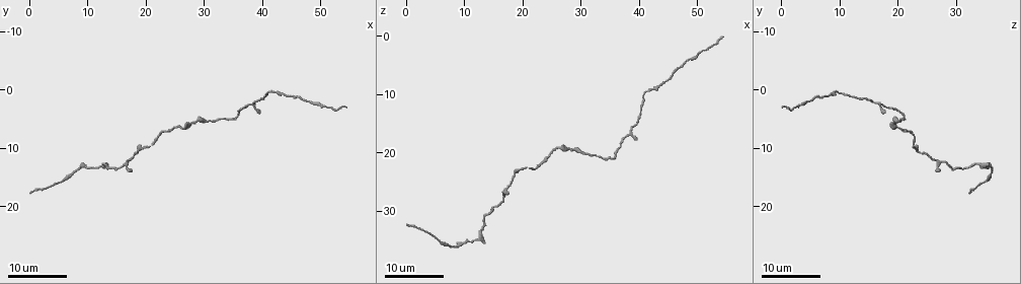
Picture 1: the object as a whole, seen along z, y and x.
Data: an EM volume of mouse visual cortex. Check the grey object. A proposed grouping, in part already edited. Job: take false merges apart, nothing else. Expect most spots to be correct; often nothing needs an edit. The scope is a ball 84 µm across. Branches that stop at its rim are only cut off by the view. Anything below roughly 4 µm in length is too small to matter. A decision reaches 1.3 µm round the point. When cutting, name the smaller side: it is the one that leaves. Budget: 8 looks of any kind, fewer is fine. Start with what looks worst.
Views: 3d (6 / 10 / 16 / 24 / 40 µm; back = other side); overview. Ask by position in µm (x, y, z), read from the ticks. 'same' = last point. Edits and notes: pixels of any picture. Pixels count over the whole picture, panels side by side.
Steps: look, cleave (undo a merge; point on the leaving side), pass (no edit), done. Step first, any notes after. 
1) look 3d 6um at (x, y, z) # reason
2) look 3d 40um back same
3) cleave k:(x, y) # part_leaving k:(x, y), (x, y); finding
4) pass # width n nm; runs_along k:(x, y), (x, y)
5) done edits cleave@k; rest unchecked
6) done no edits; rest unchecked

look 3d 16um at (12.0, 13.0, 34.5) # three arms meet

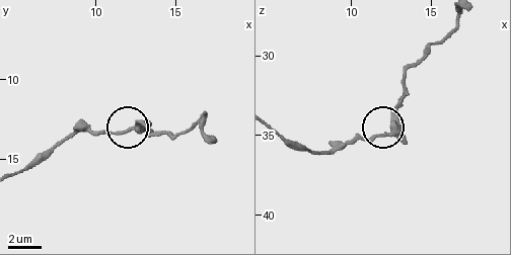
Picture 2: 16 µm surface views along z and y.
look 3d 10um at (12.3, 13.0, 34.7)

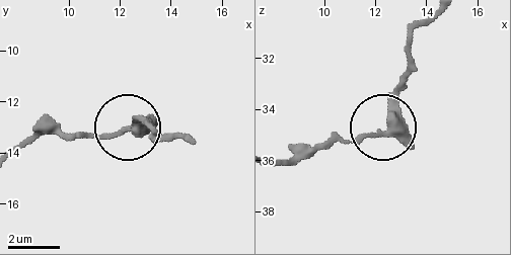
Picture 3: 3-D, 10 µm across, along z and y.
pass # continuous, no second cell

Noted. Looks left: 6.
look 3d 24um at (50.0, 2.5, 3.5) # sudden change in width

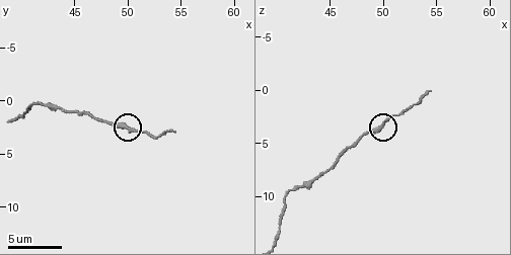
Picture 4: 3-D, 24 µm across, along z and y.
look 3d 10um at (50.0, 2.6, 3.4)

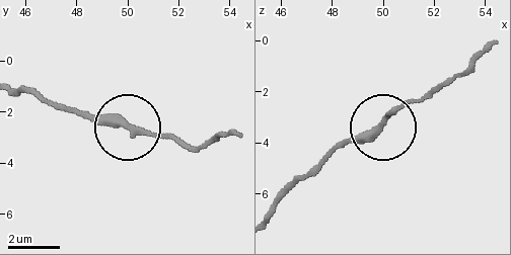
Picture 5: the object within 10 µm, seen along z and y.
pass # runs_along 5:(17, 87), (192, 146); all the same cell

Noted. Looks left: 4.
look 3d 24um at (8.5, 14.0, 36.0) # thin neck

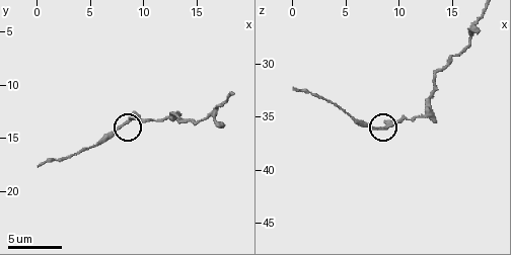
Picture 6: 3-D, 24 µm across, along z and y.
look 3d 6um at (8.0, 13.8, 36.0)

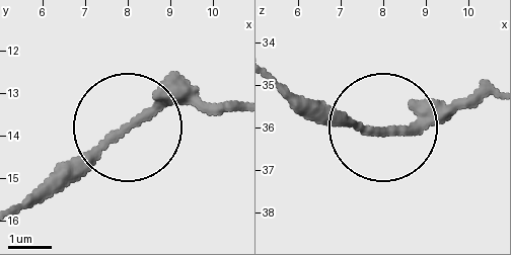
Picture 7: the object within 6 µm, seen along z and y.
pass # width 180 nm; runs_along 7:(484, 93), (396, 125), (331, 125), (302, 107); one cell here

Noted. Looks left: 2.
look 3d 16um at (27.0, 5.5, 19.5)

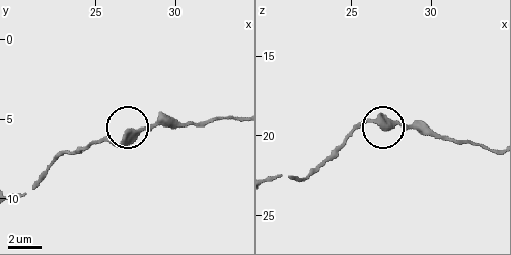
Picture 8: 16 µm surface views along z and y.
look 3d 10um at (27.4, 5.7, 19.1) # zoom in

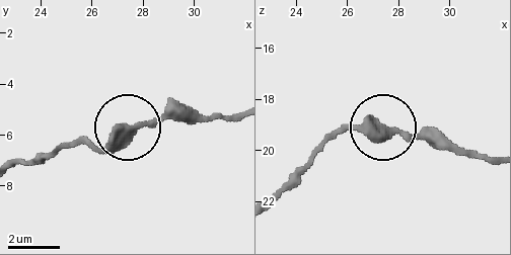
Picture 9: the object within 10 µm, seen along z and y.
pass # runs_along 9:(375, 133), (392, 126), (442, 133); continuous, no second cell

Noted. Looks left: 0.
done no edits; rest unchecked

